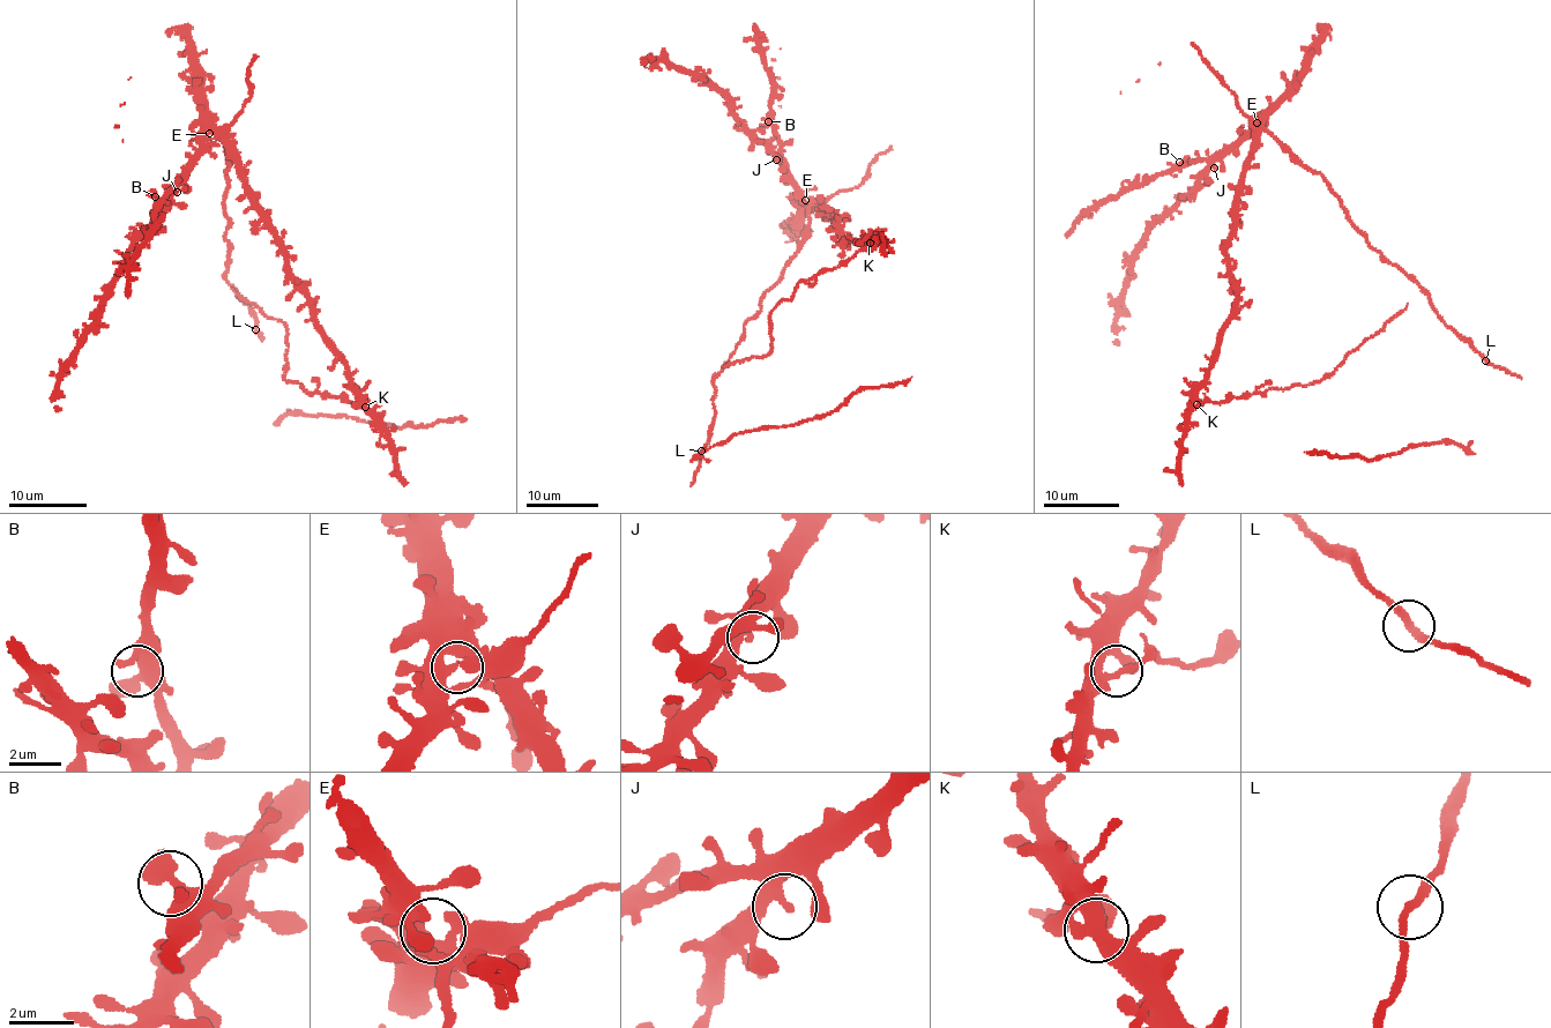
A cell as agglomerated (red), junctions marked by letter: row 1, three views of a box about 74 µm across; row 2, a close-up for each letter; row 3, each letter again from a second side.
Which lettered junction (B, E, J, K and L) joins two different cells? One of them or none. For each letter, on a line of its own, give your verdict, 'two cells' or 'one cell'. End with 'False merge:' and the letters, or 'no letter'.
B: one cell
E: one cell
J: one cell
K: two cells
L: one cell
False merge: K

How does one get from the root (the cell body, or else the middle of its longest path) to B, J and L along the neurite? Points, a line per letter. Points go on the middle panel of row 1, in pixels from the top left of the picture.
B: (795, 252), (807, 224), (808, 210), (782, 157), (777, 132), (768, 121)
J: (795, 252), (807, 224), (808, 210), (787, 163), (777, 156), (776, 159)
L: (795, 252), (781, 278), (766, 290), (760, 310), (744, 326), (733, 354), (713, 380), (714, 416), (700, 451)

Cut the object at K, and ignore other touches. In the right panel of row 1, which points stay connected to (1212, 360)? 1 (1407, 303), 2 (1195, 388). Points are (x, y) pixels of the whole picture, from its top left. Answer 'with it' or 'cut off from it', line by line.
1: cut off from it
2: with it

